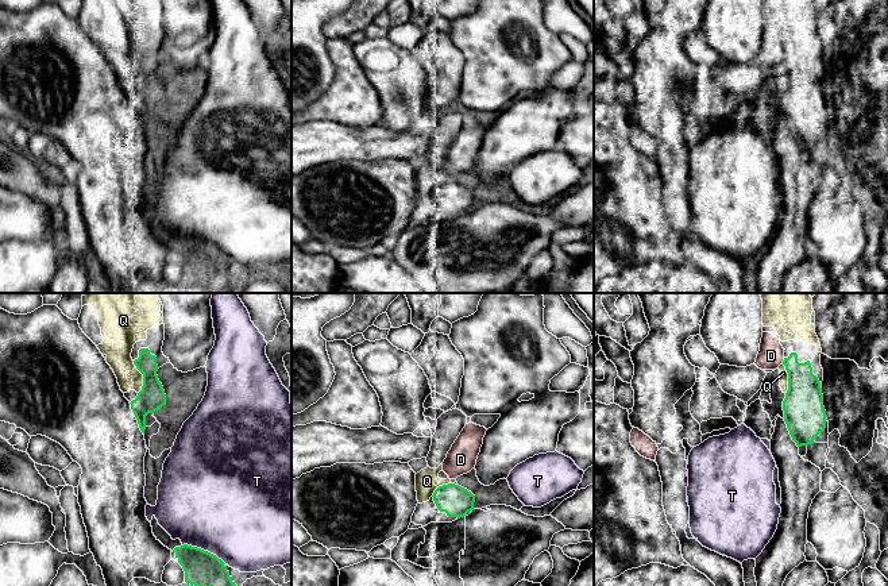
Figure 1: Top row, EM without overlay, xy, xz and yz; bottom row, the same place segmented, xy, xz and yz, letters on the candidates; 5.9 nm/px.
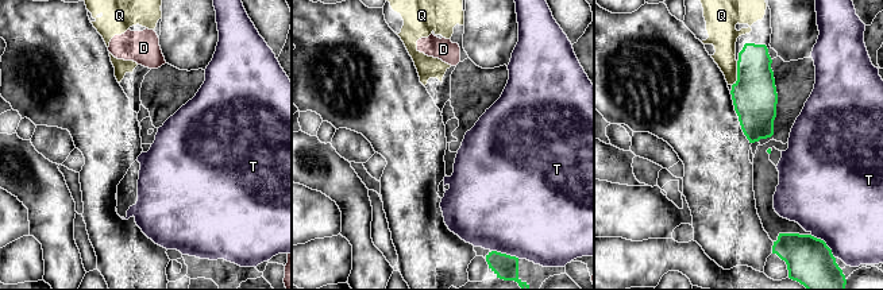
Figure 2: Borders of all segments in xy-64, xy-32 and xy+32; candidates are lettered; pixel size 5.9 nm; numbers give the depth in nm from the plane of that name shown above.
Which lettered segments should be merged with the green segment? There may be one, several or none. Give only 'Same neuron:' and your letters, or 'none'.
Same neuron: Q

